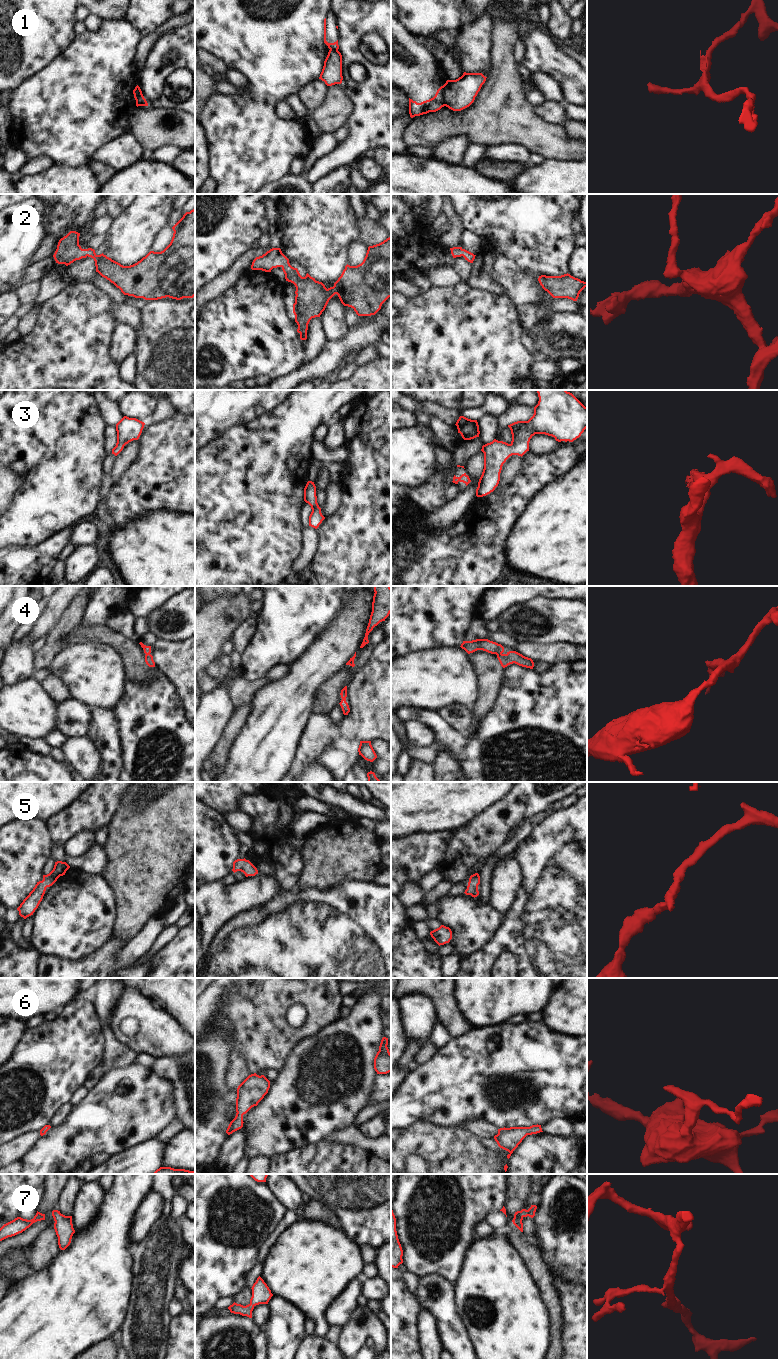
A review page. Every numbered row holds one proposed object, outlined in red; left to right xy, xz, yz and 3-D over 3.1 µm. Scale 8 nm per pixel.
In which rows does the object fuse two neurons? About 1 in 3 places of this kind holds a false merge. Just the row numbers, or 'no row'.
1

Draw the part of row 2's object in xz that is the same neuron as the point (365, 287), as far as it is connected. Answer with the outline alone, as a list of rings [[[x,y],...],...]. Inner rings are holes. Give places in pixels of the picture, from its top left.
[[[391,236],[383,242],[369,246],[363,262],[357,266],[346,265],[341,276],[333,287],[326,288],[322,282],[316,281],[308,273],[302,277],[297,268],[290,265],[289,259],[280,248],[272,248],[262,256],[256,257],[251,265],[252,270],[271,272],[273,268],[281,267],[285,279],[295,285],[295,303],[293,313],[298,325],[297,332],[301,340],[307,339],[308,324],[312,318],[320,317],[329,300],[337,294],[341,303],[354,309],[358,316],[375,315],[382,304],[391,297]]]

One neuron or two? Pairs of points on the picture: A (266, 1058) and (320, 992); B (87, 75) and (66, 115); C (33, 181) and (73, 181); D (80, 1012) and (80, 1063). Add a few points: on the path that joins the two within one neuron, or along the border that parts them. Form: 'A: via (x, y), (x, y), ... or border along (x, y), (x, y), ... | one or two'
A: via (285, 1039), (289, 1035), (301, 1032), (320, 1011) | one
B: via (87, 85), (85, 94), (74, 105) | one
C: via (43, 181), (63, 181) | one
D: via (81, 1025), (80, 1050) | one

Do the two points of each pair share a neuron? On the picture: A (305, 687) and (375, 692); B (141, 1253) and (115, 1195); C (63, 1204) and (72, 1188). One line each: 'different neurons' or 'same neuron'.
A: different neurons
B: different neurons
C: same neuron

